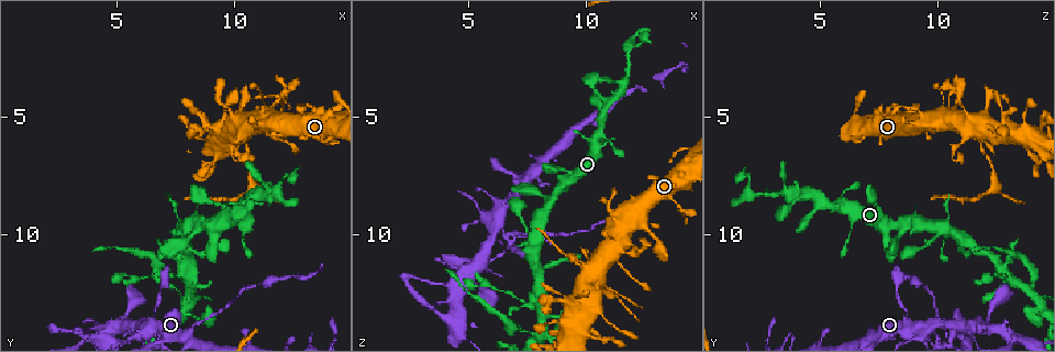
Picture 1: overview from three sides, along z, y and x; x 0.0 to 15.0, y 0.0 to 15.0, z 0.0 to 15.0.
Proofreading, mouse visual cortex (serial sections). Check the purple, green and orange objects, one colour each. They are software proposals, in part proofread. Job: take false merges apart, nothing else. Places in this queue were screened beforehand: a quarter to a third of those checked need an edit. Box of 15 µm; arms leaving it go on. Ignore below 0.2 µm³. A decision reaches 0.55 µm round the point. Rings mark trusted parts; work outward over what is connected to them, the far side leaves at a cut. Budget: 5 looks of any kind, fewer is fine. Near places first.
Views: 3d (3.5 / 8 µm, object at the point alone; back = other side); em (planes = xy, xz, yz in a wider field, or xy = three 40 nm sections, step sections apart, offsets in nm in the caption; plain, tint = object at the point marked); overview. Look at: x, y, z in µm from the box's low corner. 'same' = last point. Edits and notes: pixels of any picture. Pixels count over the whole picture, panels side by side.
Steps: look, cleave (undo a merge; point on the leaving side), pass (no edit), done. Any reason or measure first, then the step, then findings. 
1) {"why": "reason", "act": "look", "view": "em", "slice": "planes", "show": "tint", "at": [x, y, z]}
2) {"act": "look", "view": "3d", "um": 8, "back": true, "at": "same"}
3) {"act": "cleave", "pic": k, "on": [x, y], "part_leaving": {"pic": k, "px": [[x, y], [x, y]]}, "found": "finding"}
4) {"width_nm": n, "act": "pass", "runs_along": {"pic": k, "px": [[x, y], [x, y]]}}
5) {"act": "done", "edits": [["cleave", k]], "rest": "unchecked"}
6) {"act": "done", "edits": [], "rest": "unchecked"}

{"why": "thick turns thin", "act": "look", "view": "3d", "um": 3.5, "back": true, "at": [11.8, 8.2, 3.6]}

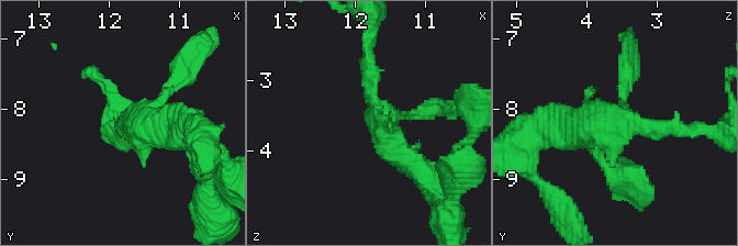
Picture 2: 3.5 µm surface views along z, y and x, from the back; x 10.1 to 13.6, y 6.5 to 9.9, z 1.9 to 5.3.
{"why": "now the EM", "act": "look", "view": "em", "slice": "xy", "step": 2, "show": "tint", "at": [11.70, 8.15, 3.50]}

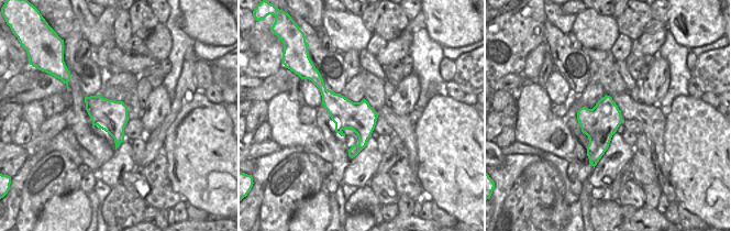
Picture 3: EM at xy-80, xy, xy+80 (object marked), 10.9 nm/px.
{"width_nm": 320, "act": "pass", "runs_along": {"pic": 2, "px": [[421, 171], [377, 119], [370, 45]]}, "found": "continuous, no second cell"}

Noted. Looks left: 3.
{"why": "four or more arms meet", "act": "look", "view": "3d", "um": 3.5, "at": [6.1, 14.2, 9.3]}

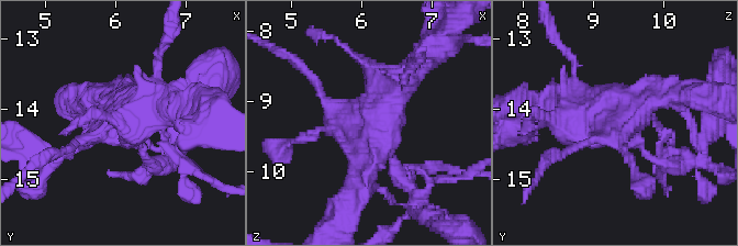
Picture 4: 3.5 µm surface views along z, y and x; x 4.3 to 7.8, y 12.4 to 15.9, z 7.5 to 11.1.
{"why": "now the EM", "act": "look", "view": "em", "slice": "xy", "step": 5, "show": "tint", "at": [5.95, 14.20, 9.25]}

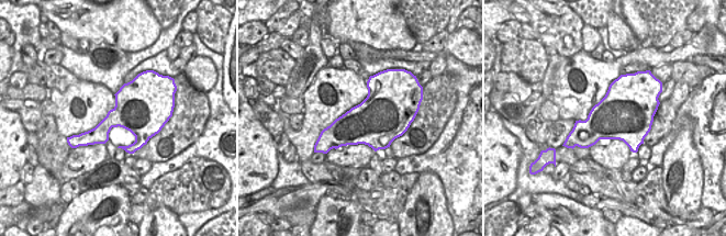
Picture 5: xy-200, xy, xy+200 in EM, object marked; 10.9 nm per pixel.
{"width_nm": 550, "act": "cleave", "pic": 4, "on": [137, 175], "part_leaving": {"pic": 4, "px": [[141, 148], [158, 165], [171, 138]]}, "found": "two cells meet here"}

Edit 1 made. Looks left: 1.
{"act": "done", "edits": [["cleave", 4]], "rest": "unchecked"}

